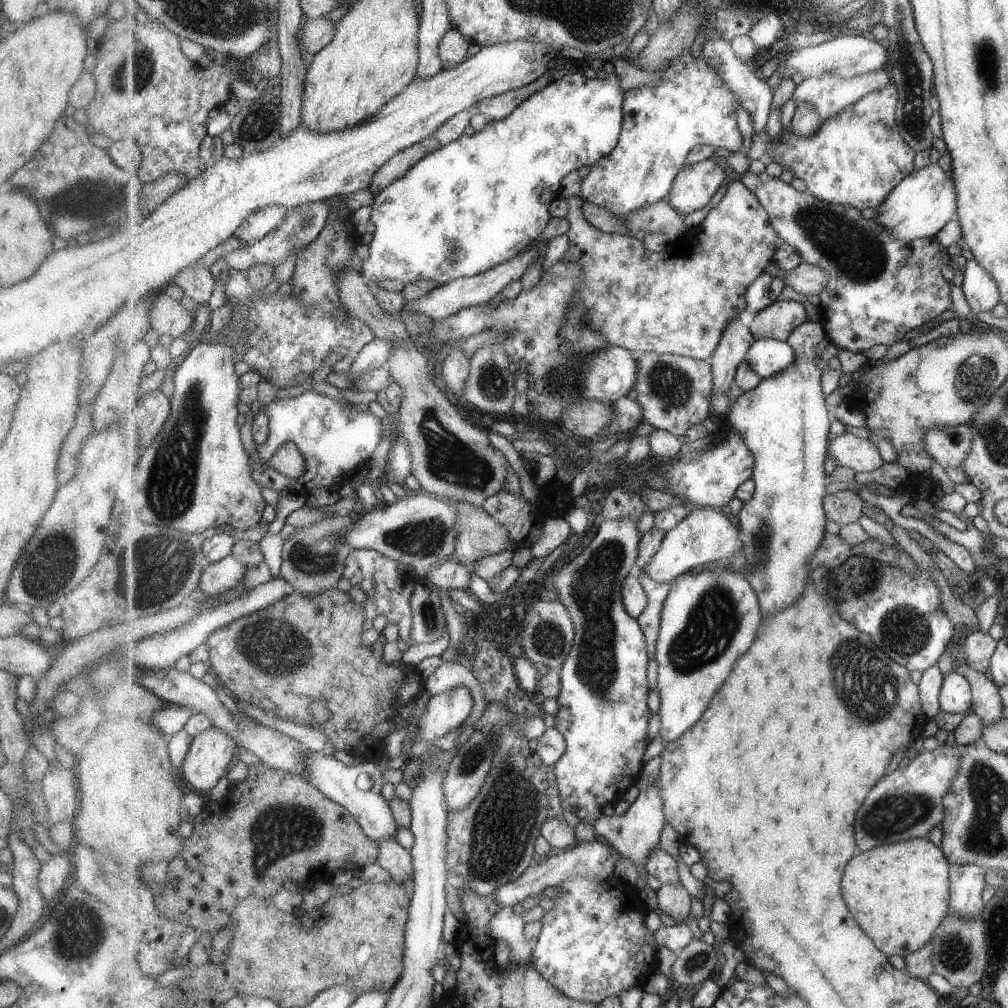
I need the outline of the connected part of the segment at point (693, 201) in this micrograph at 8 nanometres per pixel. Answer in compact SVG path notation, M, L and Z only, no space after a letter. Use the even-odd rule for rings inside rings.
M713 158L689 164L679 172L667 199L676 209L689 214L707 206L725 180L725 170Z

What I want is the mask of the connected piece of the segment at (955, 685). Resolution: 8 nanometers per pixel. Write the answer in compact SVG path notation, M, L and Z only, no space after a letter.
M951 672L942 686L940 708L943 716L950 713L969 713L973 706L972 686L959 672Z

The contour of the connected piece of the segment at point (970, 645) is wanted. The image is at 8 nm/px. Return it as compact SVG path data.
M970 631L965 642L966 664L977 672L988 674L992 663L993 655L998 647L998 640L995 640L987 631Z

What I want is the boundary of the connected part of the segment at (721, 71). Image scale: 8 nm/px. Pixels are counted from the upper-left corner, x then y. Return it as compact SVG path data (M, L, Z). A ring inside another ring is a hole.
M713 37L703 43L702 55L706 63L726 82L726 85L738 96L740 104L750 113L754 122L755 134L767 130L769 114L773 108L773 90L761 80L756 68L748 65L737 56L731 41L725 37Z

